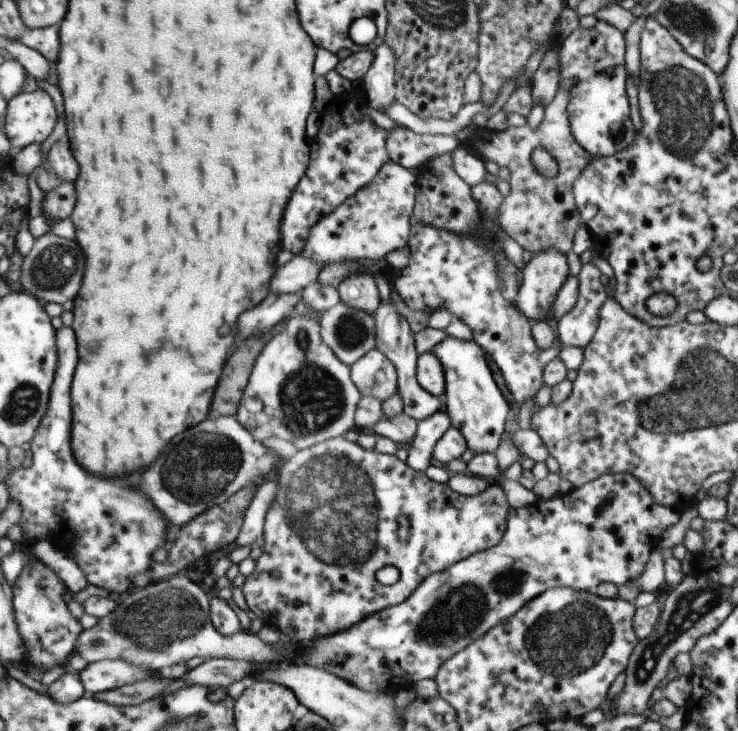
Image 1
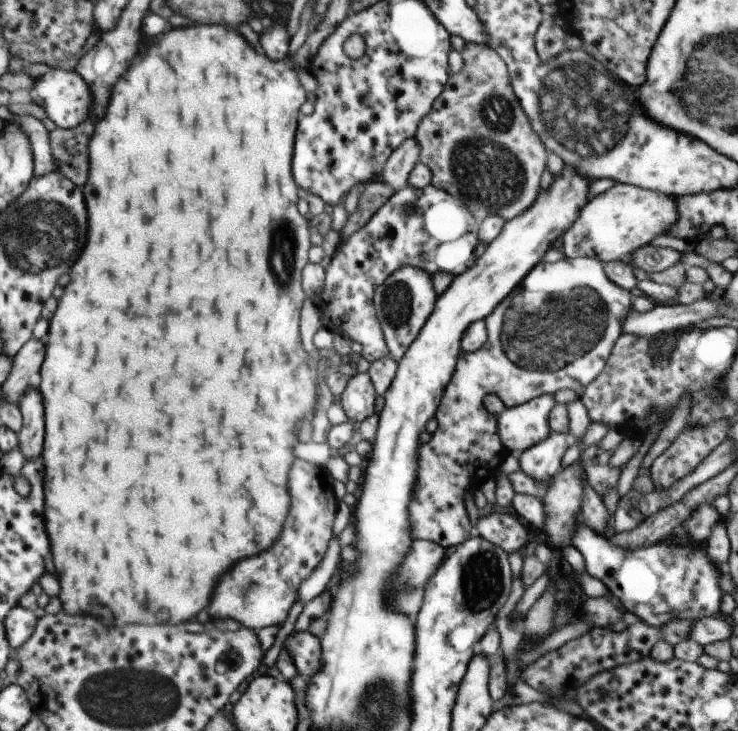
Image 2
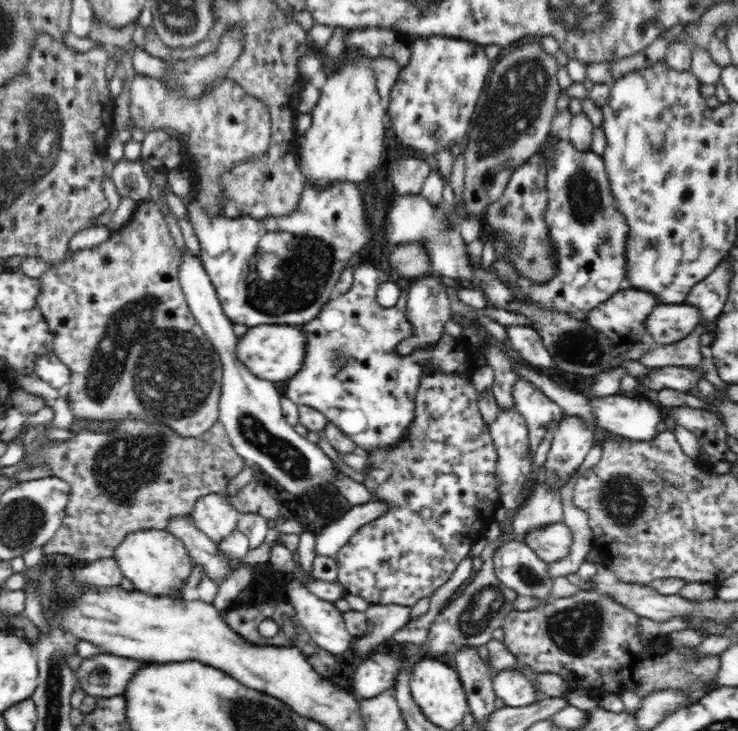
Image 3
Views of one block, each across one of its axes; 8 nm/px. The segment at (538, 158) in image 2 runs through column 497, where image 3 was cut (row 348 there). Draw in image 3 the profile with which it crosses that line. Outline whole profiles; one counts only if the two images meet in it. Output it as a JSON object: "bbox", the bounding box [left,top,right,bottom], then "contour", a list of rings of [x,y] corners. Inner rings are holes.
{"bbox":[37,198,223,437],"contour":[[[152,198],[140,200],[136,212],[131,219],[114,230],[106,242],[91,249],[78,249],[62,263],[52,265],[39,278],[39,295],[37,304],[52,334],[51,346],[53,353],[67,366],[70,373],[70,390],[68,390],[69,408],[75,418],[80,420],[96,420],[96,422],[120,422],[144,420],[148,424],[164,424],[172,428],[179,437],[201,437],[216,421],[218,421],[218,403],[221,395],[223,366],[215,347],[208,336],[190,313],[187,300],[178,280],[181,253],[174,245],[174,239],[166,224],[161,206]]]}

